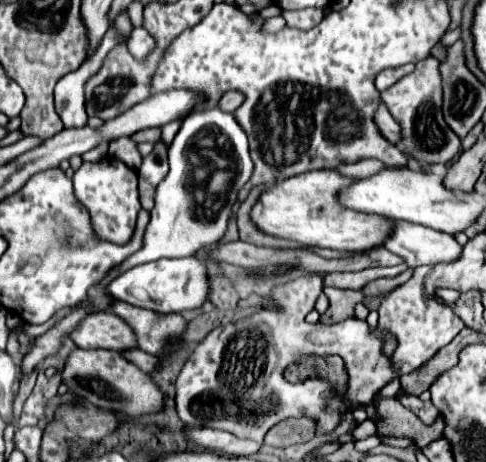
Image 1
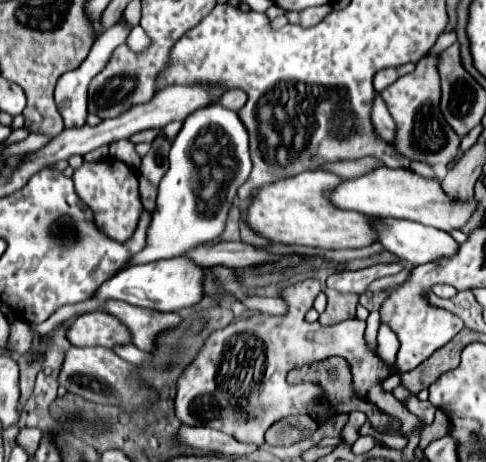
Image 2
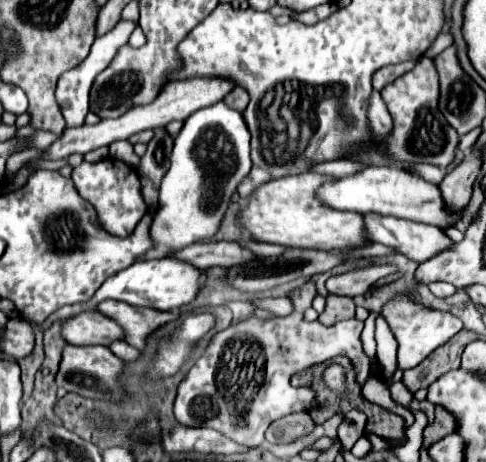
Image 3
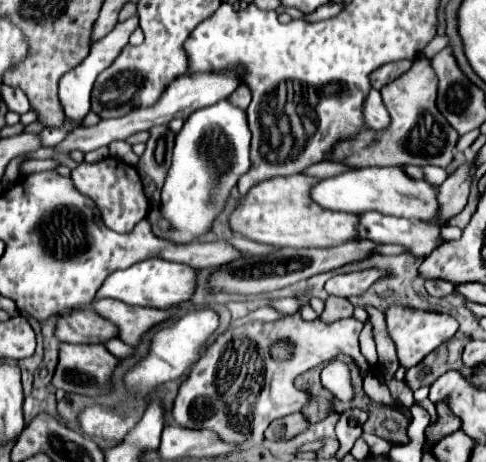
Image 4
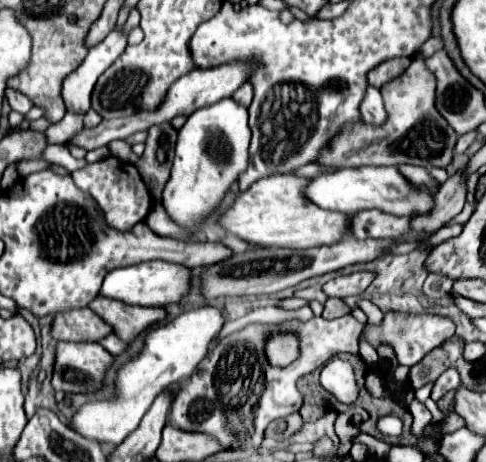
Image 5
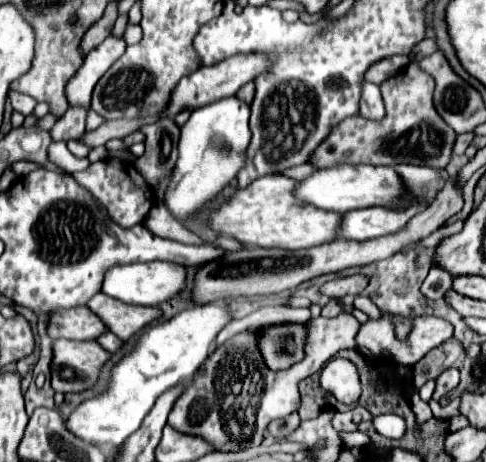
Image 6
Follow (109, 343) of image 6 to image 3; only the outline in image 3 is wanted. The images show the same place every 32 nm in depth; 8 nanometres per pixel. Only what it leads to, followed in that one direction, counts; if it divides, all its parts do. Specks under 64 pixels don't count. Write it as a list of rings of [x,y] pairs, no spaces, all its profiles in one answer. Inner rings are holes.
[[[118,342],[118,344],[112,344],[112,346],[110,346],[110,350],[112,350],[118,358],[122,358],[122,360],[126,360],[126,362],[134,362],[134,360],[138,360],[138,358],[142,356],[142,352],[140,352],[138,348],[130,346],[128,342]]]

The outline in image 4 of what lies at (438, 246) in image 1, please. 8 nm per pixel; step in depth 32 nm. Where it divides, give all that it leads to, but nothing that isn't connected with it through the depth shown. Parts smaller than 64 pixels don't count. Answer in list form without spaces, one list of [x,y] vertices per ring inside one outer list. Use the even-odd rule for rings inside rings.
[[[366,212],[360,216],[360,238],[378,244],[400,244],[416,258],[430,256],[442,244],[440,228],[384,216],[380,212]]]

